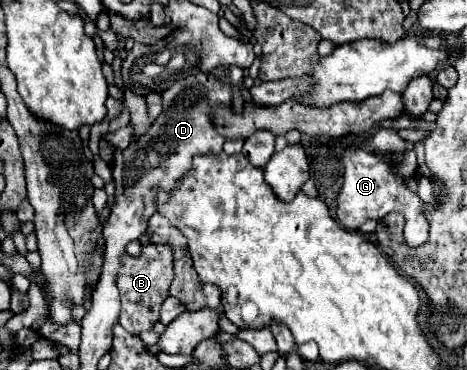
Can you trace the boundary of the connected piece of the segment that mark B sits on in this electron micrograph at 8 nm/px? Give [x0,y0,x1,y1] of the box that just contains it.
[116,243,172,335]

